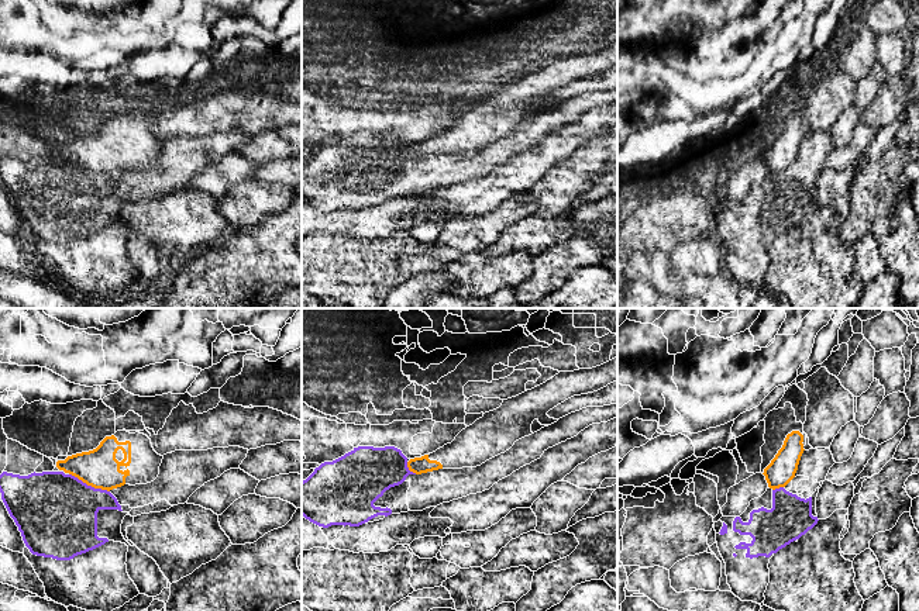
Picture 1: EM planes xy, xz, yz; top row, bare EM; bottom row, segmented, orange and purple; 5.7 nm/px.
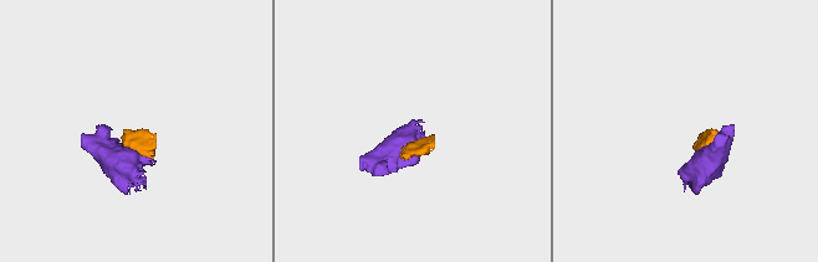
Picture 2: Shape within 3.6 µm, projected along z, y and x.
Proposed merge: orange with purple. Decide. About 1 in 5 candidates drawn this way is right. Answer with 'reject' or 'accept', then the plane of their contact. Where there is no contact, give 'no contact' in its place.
reject | xy

